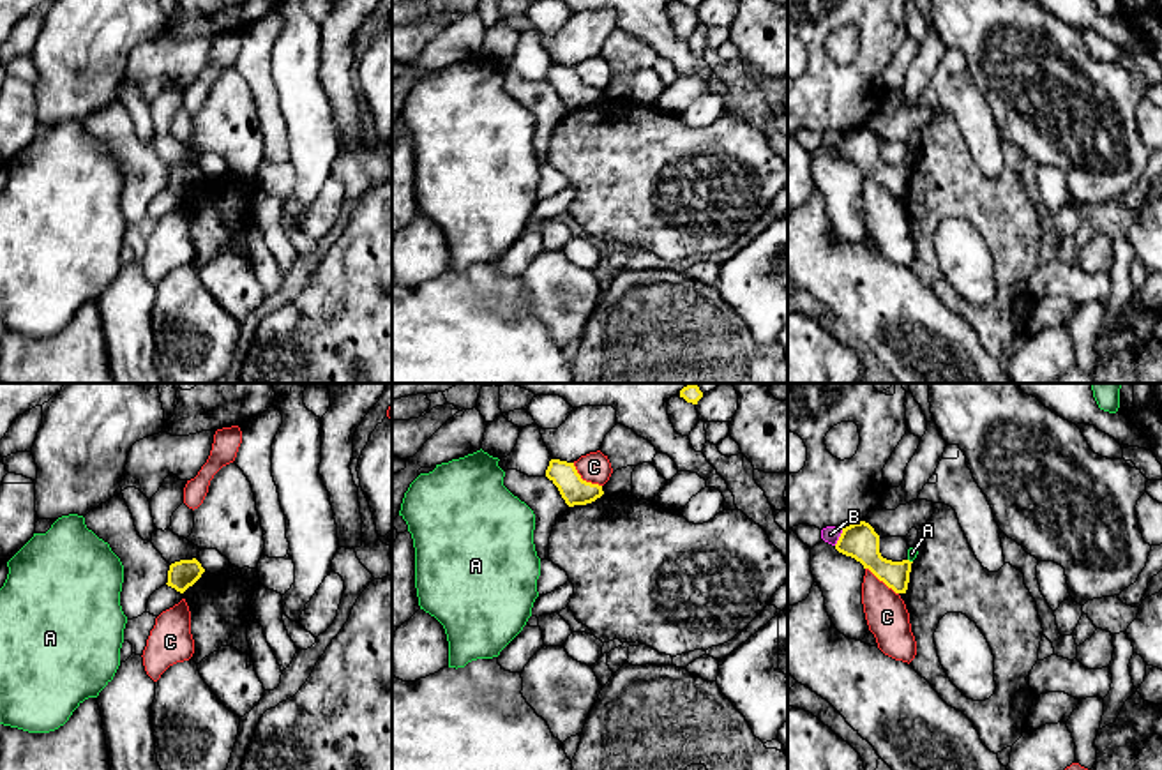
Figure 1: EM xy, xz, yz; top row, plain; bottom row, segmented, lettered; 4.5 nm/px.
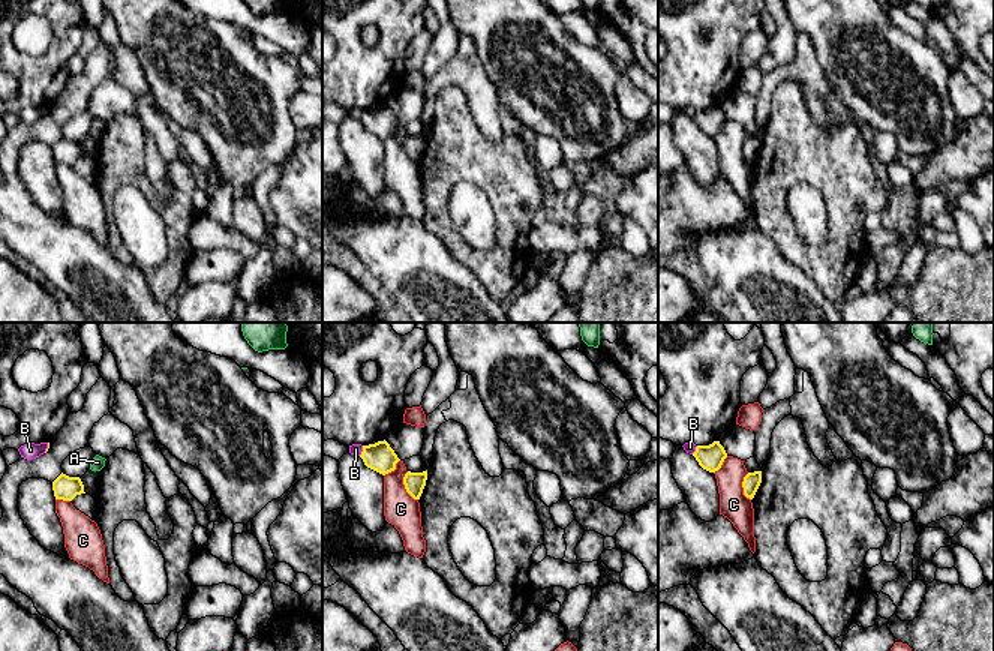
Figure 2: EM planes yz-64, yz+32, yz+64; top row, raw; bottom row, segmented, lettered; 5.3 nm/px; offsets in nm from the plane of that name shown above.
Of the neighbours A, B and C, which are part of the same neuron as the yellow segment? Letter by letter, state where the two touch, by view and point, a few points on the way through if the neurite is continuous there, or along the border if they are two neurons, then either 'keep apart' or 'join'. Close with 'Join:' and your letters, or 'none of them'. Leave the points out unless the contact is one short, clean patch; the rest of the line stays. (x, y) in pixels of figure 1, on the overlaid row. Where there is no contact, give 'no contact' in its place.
A: contact yz (908, 560); border yz (908, 558), (912, 562); keep apart
B: contact yz (839, 537); keep apart
C: contact xz (585, 481); border xz (573, 463), (583, 479), (601, 486); keep apart
Join: none of them

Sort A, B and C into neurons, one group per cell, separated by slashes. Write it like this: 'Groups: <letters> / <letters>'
Groups: A / B / C

